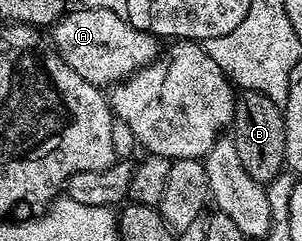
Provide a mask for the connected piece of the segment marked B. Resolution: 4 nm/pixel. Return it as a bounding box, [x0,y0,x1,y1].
[232,91,286,185]

